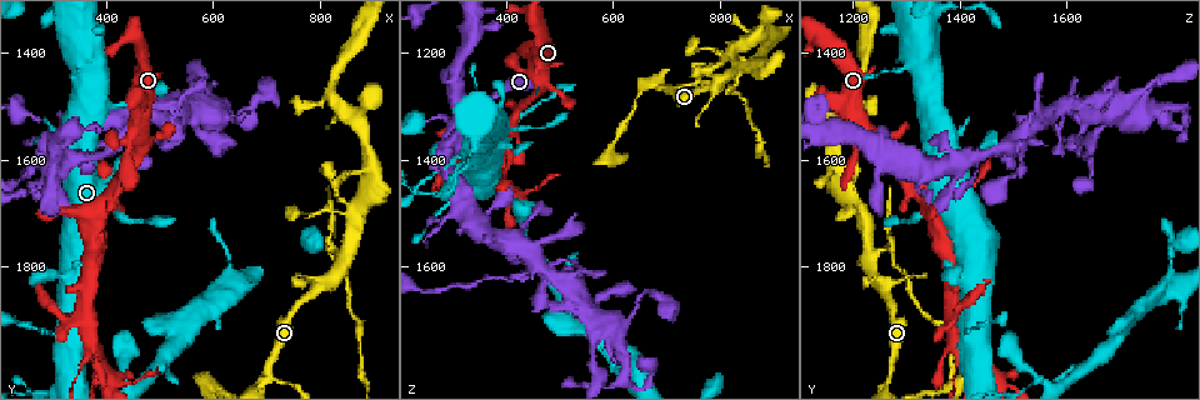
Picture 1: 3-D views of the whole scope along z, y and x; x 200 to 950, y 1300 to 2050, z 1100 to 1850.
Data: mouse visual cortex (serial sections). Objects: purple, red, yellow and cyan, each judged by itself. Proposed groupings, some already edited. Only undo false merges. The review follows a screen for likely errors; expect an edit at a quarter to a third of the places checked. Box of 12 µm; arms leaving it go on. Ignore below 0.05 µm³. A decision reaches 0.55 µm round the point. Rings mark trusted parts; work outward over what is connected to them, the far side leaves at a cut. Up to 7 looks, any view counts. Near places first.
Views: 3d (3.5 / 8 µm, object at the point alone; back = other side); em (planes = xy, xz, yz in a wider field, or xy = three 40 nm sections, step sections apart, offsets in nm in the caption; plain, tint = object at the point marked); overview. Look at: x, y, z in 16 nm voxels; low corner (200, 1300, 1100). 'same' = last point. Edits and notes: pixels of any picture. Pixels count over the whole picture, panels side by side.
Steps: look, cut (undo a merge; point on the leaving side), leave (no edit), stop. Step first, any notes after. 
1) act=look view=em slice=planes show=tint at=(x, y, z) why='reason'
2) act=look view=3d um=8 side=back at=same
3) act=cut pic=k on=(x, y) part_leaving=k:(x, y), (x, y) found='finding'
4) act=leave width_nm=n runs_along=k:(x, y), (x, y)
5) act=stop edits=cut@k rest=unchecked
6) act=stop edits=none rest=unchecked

act=look view=3d um=3.5 at=(295, 1630, 1335) why='calibre changes'

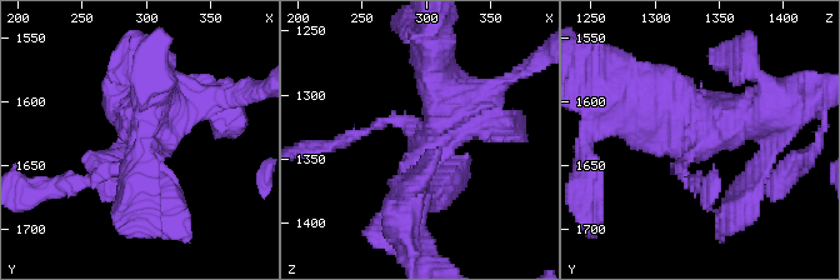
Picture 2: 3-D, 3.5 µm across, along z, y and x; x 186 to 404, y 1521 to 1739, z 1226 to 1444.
act=look view=em slice=xy step=2 show=tint at=(302, 1636, 1334) arms=3 arm_widths_nm=150,400,600

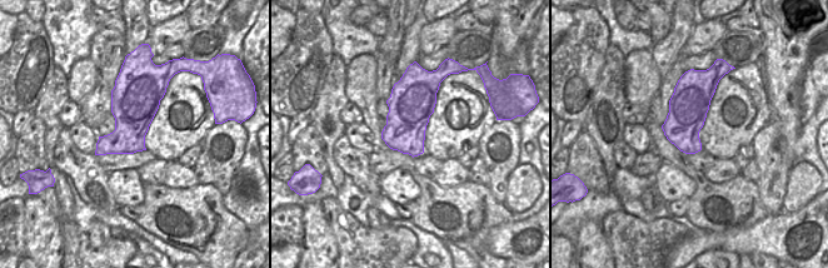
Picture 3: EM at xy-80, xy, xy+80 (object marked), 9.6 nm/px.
act=leave width_nm=400 runs_along=2:(178, 99), (135, 156), (81, 180) found='continuous, no second cell'

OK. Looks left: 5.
act=look view=3d um=3.5 at=(510, 1495, 1625) why='small branch off a trunk'

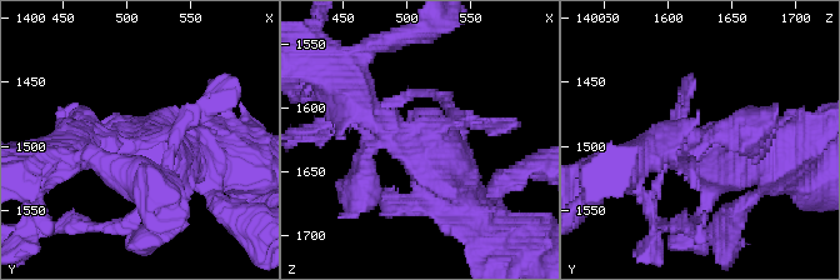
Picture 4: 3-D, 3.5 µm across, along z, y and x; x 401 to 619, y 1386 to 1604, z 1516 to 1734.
act=look view=em slice=planes show=tint at=(512, 1500, 1626)

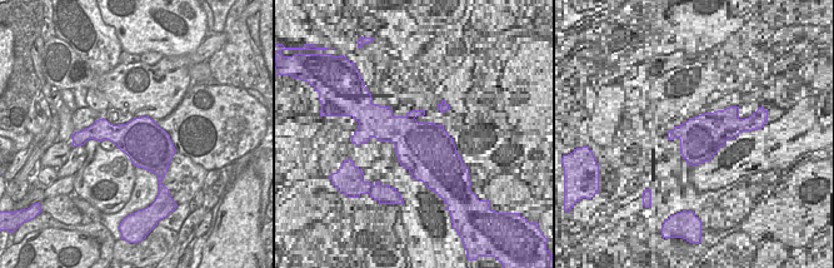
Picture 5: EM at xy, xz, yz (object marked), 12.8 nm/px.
act=look view=em slice=xy step=3 show=tint at=same

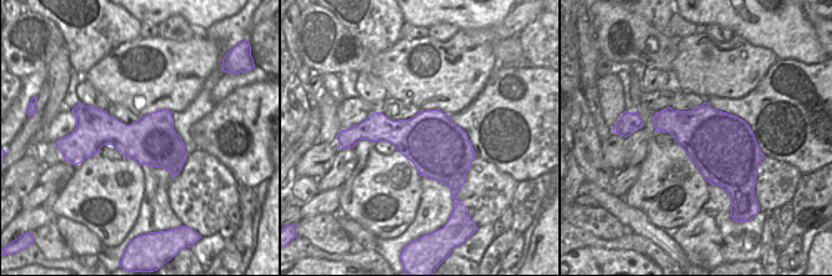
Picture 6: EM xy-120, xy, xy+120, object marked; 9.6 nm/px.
act=cut pic=4 on=(209, 94) part_leaving=4:(451, 119), (431, 93), (394, 103) found='a second cell is stuck on'

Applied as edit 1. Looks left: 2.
act=stop edits=cut@4 rest=unchecked

